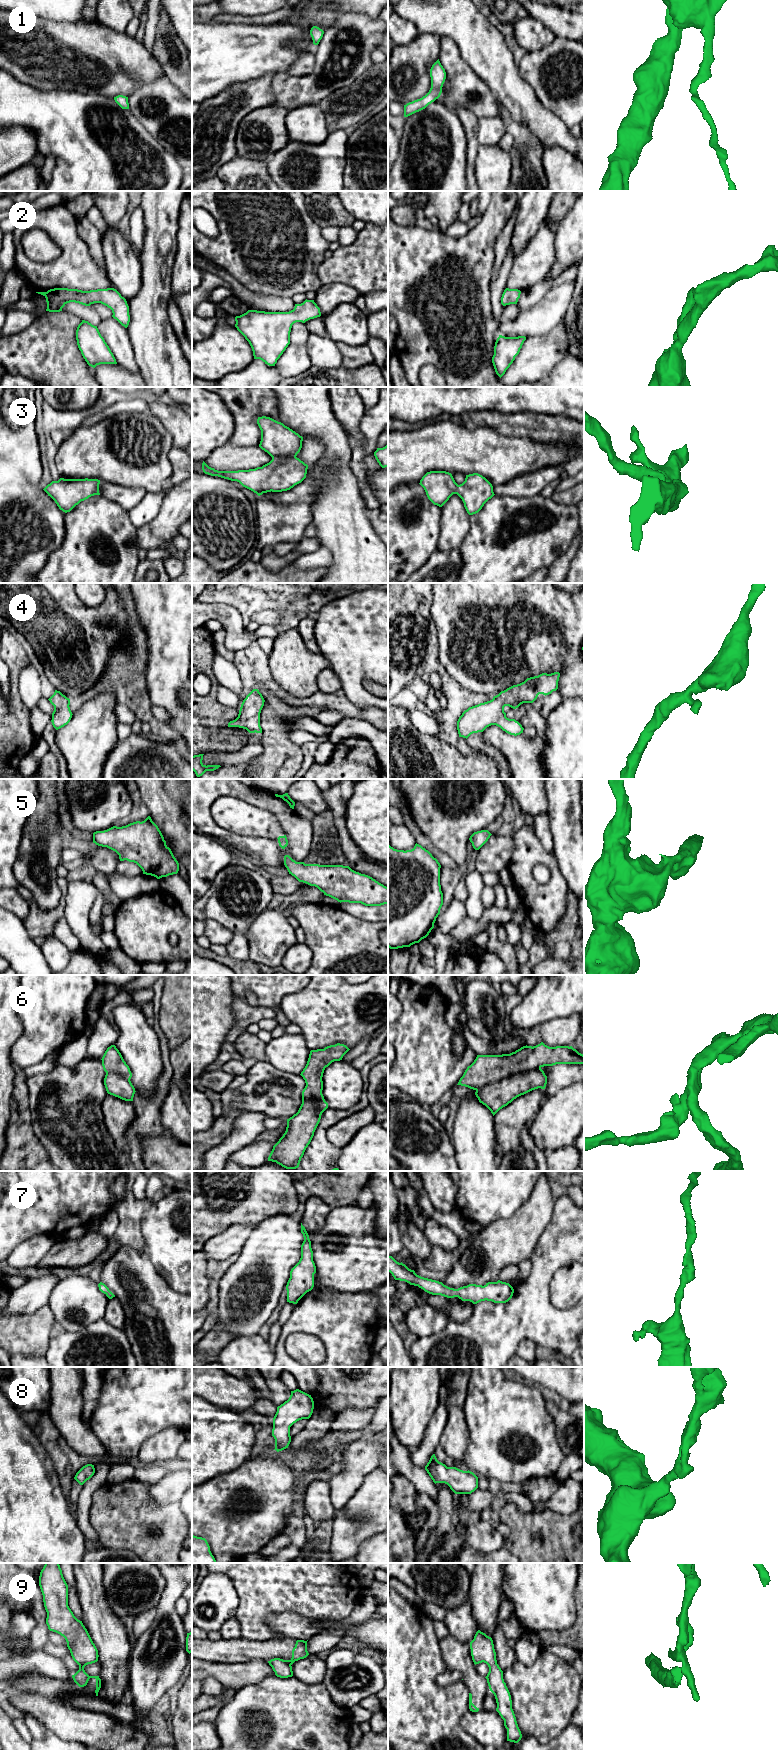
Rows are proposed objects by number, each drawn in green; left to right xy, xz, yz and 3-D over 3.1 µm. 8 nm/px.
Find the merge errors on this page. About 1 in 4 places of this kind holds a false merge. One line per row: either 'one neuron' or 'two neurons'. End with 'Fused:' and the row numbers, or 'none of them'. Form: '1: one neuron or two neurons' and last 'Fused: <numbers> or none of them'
1: one neuron
2: one neuron
3: one neuron
4: one neuron
5: one neuron
6: one neuron
7: one neuron
8: one neuron
9: two neurons
Fused: 9

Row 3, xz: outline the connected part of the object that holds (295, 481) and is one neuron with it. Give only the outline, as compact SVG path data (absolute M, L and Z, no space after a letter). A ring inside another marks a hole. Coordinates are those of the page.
M258 417L257 424L261 430L259 447L272 457L269 463L249 470L218 471L203 461L202 470L211 476L237 481L258 496L290 490L307 474L308 465L296 457L303 437L270 417Z

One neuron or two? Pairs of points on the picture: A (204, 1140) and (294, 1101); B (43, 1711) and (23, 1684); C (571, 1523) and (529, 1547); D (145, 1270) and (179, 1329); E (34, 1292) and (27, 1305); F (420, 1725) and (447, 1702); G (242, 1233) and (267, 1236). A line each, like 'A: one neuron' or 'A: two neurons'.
A: one neuron
B: one neuron
C: one neuron
D: one neuron
E: one neuron
F: one neuron
G: two neurons

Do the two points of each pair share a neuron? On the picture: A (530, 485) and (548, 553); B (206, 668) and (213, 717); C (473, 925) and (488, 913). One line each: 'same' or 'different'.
A: different
B: same
C: same

